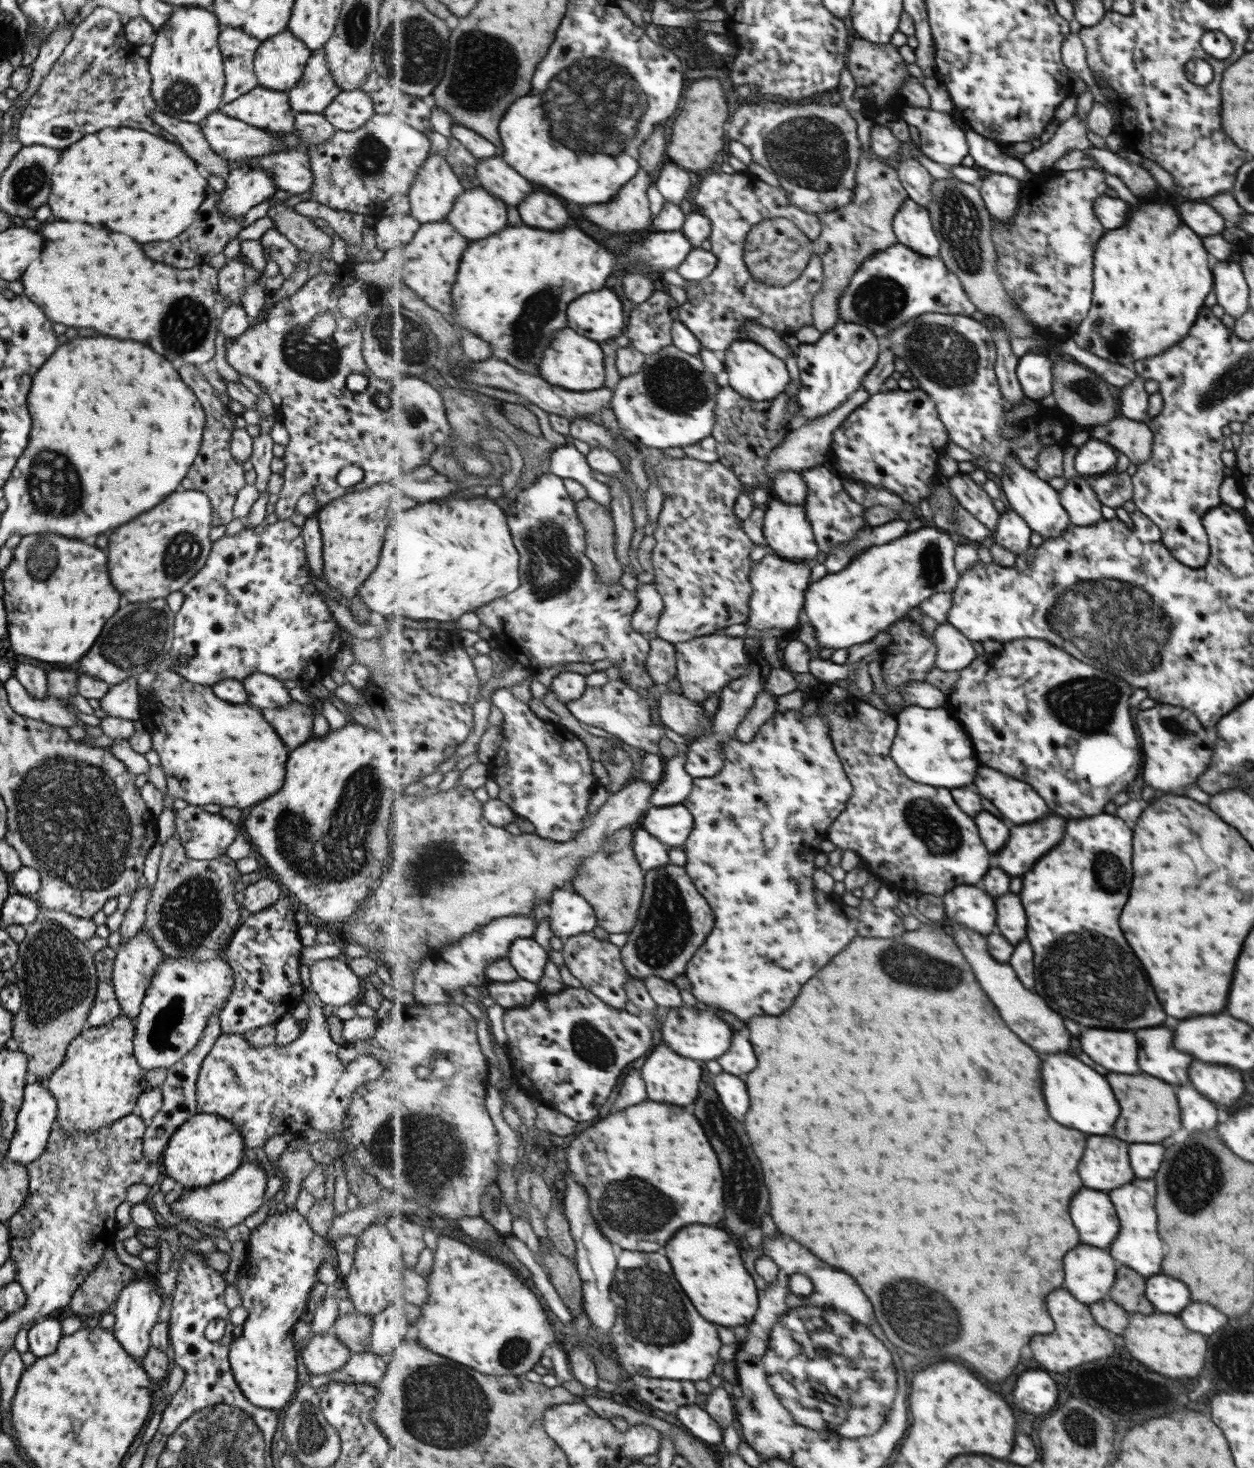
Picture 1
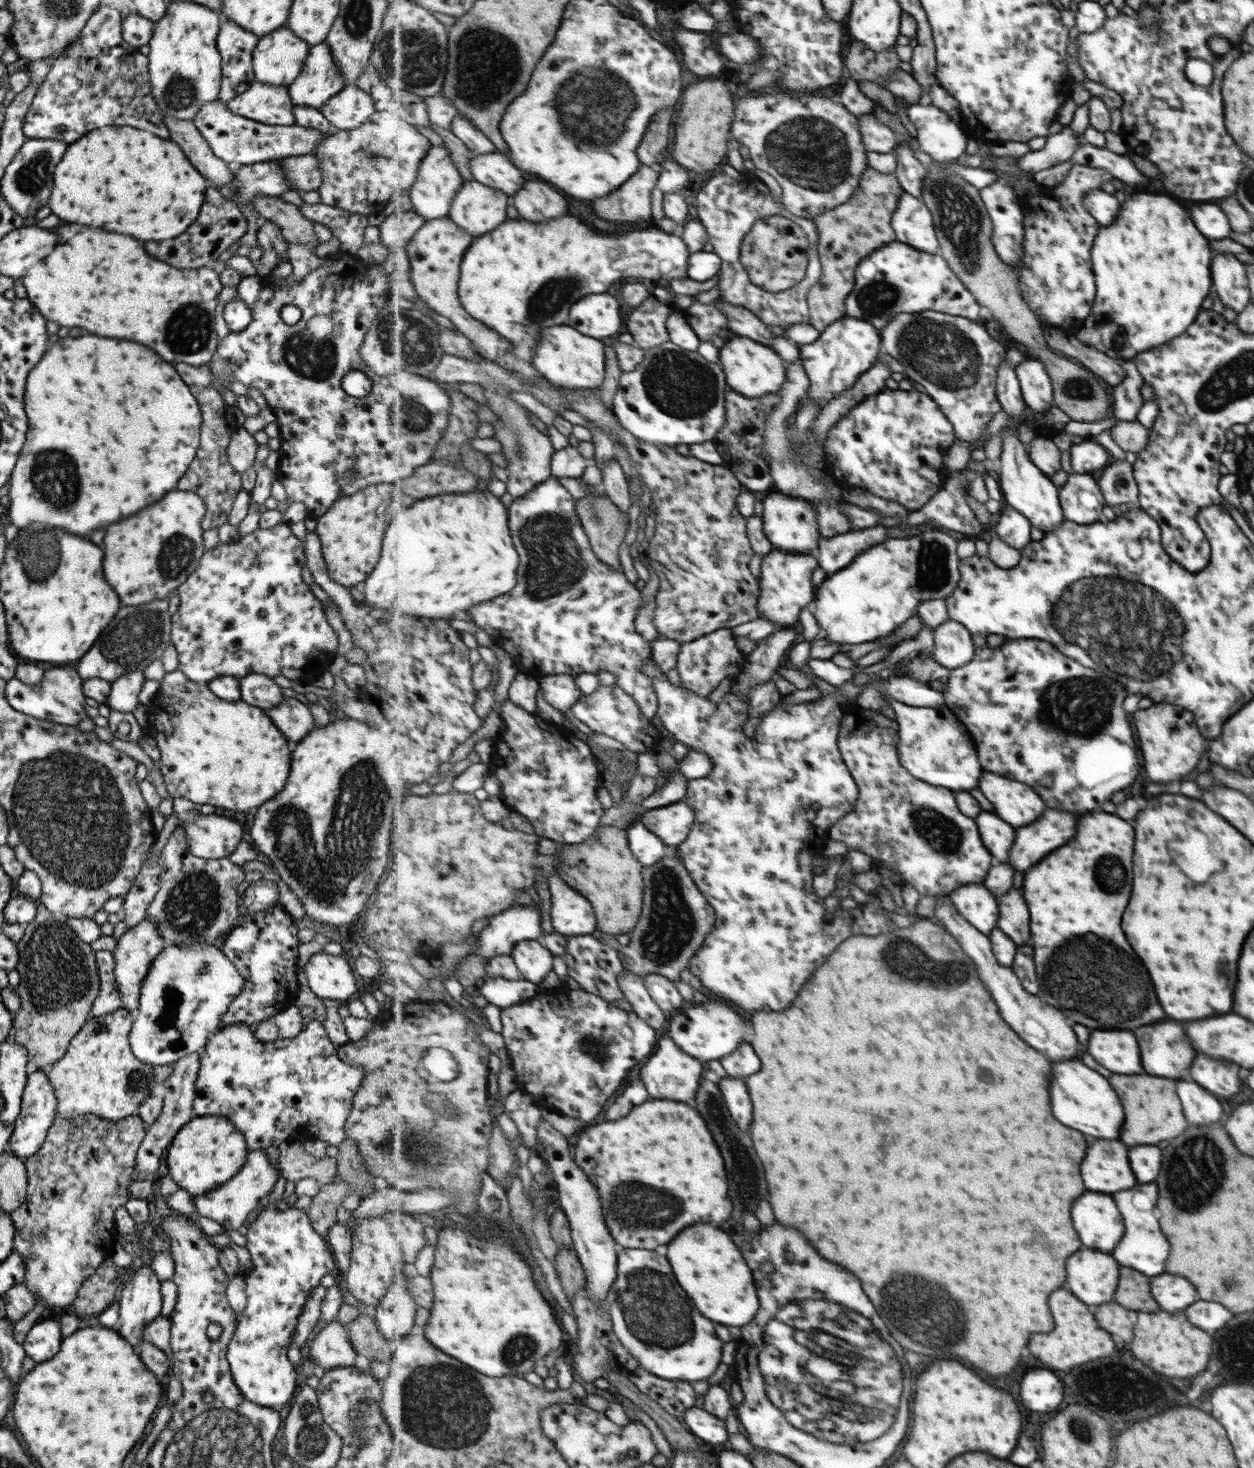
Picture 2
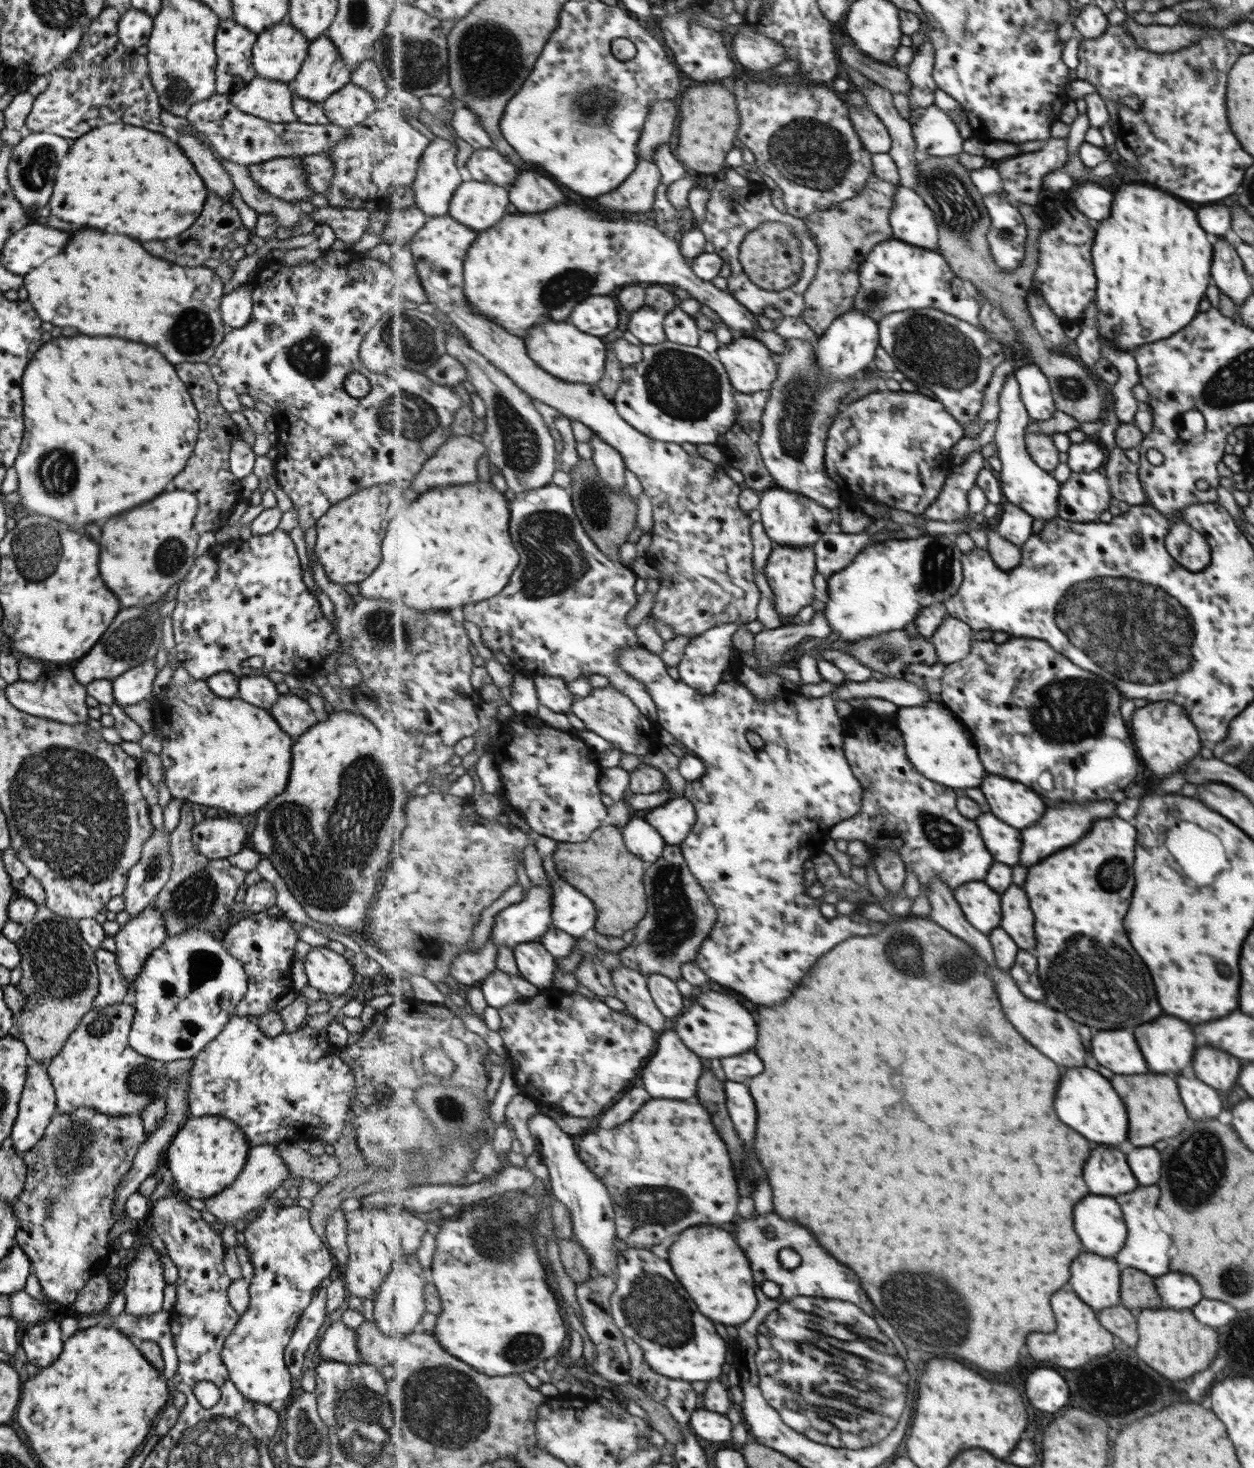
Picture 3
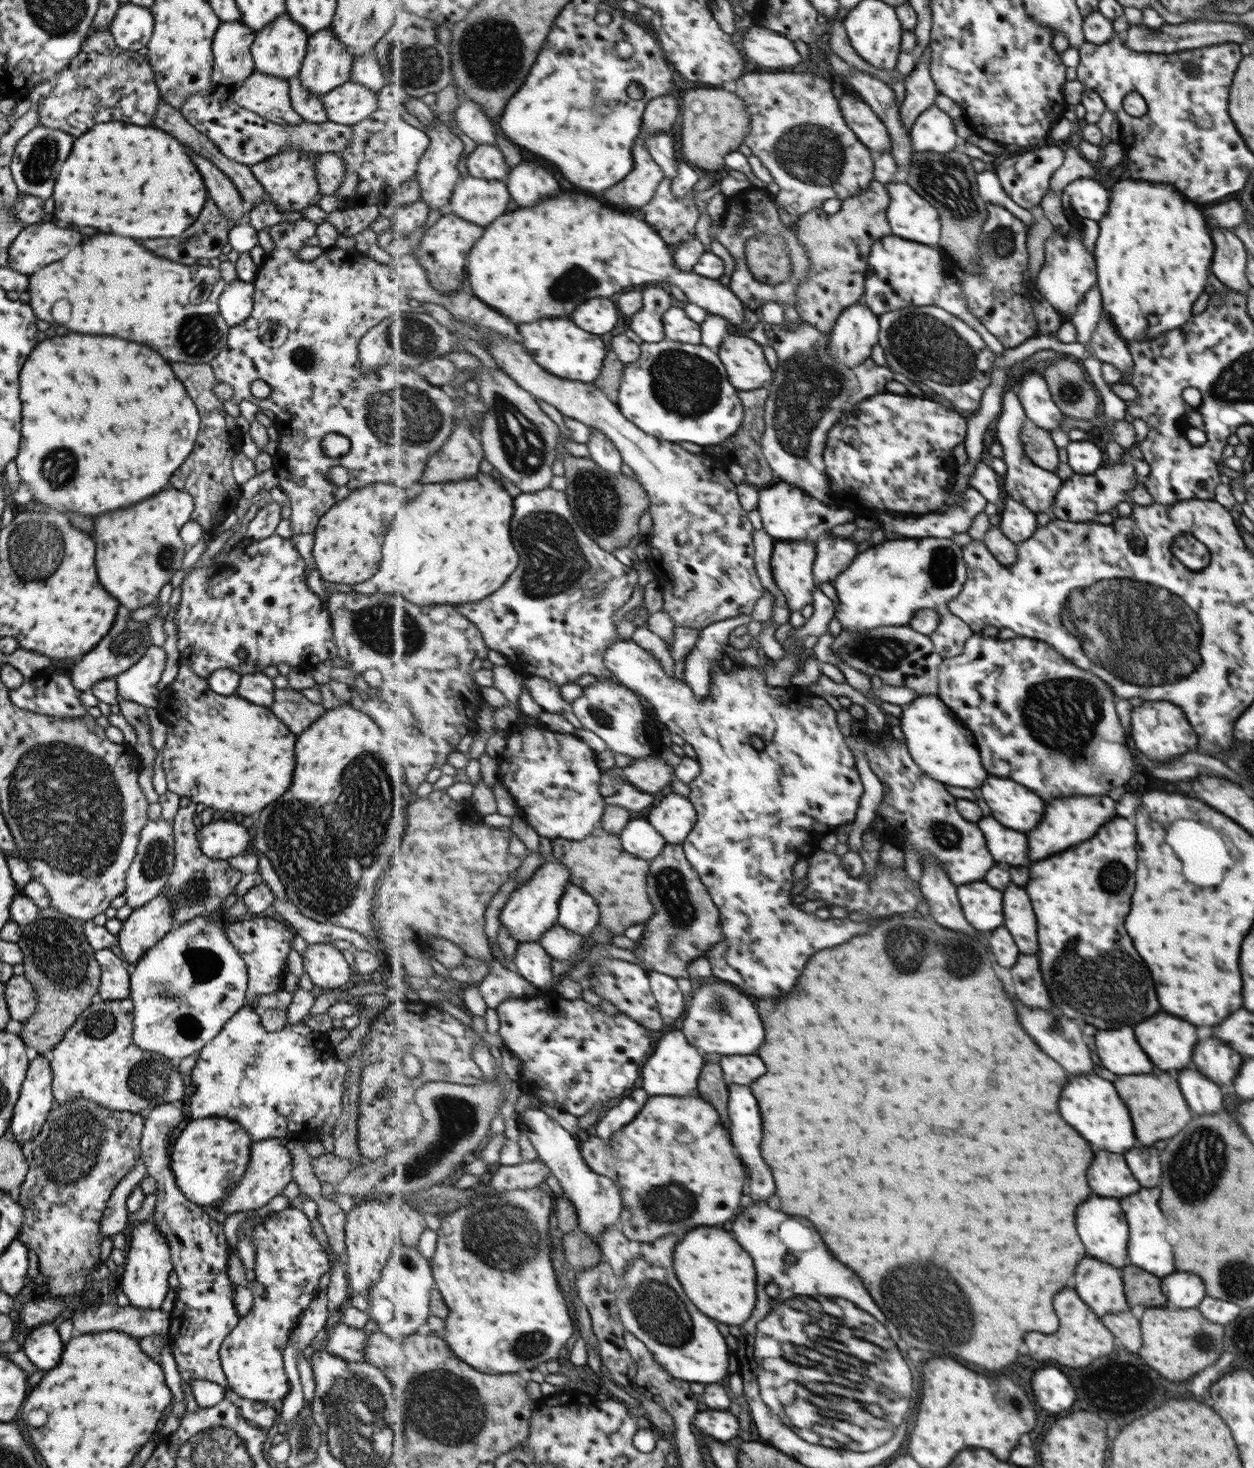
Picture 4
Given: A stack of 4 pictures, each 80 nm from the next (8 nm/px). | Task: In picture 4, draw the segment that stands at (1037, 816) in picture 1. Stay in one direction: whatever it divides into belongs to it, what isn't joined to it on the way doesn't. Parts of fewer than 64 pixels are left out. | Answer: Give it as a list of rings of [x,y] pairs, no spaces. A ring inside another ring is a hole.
[[[991,776],[981,790],[993,810],[993,816],[1003,826],[1031,832],[1045,818],[1043,798],[1031,792],[1027,786],[1017,784],[1015,780]]]

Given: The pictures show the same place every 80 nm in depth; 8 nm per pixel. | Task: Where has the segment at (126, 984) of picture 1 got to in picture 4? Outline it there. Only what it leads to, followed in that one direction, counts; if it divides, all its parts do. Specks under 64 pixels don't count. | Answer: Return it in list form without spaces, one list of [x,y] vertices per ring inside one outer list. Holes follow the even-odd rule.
[[[162,889],[149,902],[134,908],[122,922],[116,943],[129,970],[147,949],[171,929],[172,912],[174,910],[170,898]]]

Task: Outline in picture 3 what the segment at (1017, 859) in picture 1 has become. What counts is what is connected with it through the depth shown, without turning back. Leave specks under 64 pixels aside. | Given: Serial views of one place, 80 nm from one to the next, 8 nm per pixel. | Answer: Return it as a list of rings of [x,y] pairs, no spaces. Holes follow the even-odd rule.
[[[1111,800],[1105,802],[1083,802],[1083,804],[1065,804],[1061,802],[1061,806],[1057,808],[1049,808],[1045,818],[1041,818],[1041,822],[1037,822],[1035,826],[1023,830],[1023,856],[1021,856],[1021,864],[1023,866],[1033,866],[1039,864],[1043,858],[1055,854],[1057,850],[1077,842],[1081,836],[1085,836],[1085,830],[1091,828],[1091,822],[1095,822],[1097,818],[1107,818],[1111,816],[1115,810]]]

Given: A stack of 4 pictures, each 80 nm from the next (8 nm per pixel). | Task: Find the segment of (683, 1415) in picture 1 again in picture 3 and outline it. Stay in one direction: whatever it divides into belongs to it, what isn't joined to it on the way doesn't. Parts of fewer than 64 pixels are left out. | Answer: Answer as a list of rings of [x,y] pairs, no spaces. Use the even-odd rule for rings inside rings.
[[[697,1409],[691,1415],[692,1430],[694,1433],[711,1442],[732,1441],[736,1427],[725,1414],[717,1414],[706,1409]]]

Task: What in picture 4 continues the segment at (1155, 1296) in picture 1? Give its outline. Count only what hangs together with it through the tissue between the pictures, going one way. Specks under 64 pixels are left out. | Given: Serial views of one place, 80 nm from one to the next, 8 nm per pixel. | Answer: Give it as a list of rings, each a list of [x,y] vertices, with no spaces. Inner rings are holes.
[[[1177,1272],[1165,1276],[1165,1294],[1169,1294],[1166,1298],[1170,1308],[1195,1308],[1205,1298],[1205,1288],[1199,1276]]]

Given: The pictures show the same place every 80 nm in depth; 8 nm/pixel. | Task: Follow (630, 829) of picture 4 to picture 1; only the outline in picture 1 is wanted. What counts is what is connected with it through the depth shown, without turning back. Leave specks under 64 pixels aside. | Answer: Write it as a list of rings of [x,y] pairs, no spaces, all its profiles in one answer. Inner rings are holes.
[[[634,827],[636,856],[645,872],[659,866],[667,866],[669,846],[642,827]]]

